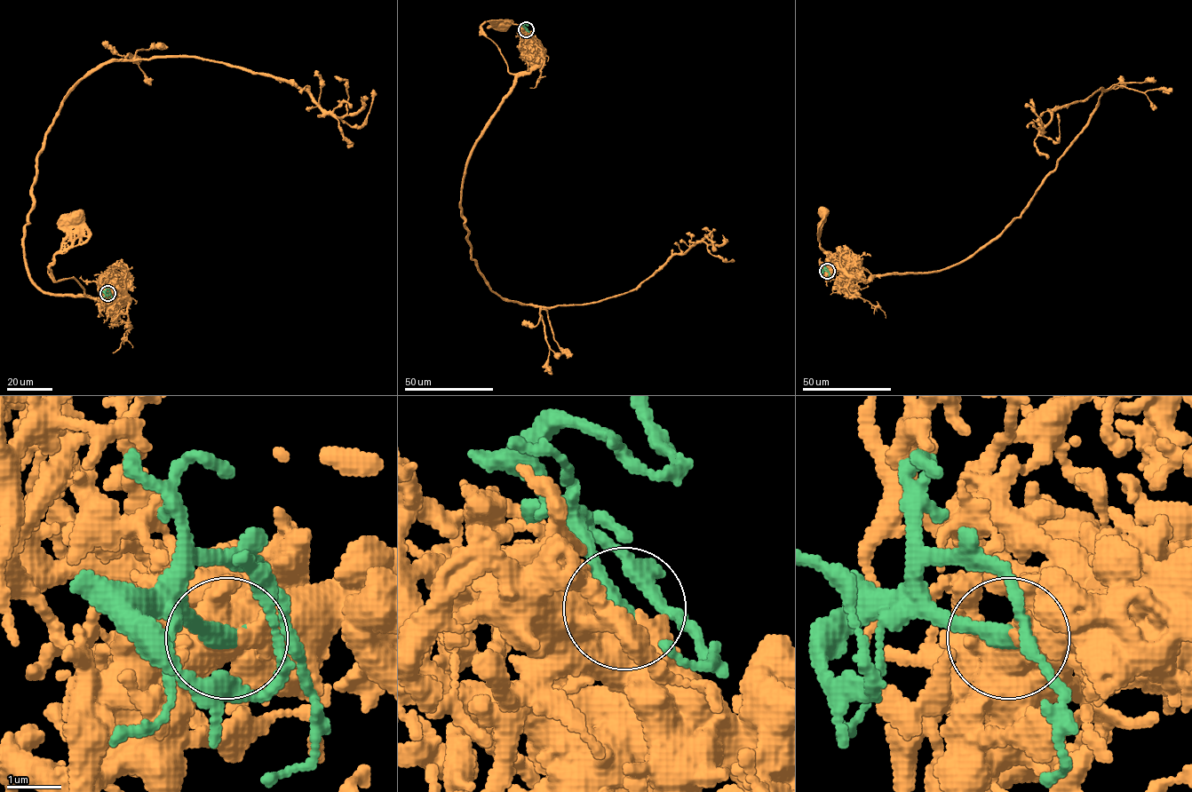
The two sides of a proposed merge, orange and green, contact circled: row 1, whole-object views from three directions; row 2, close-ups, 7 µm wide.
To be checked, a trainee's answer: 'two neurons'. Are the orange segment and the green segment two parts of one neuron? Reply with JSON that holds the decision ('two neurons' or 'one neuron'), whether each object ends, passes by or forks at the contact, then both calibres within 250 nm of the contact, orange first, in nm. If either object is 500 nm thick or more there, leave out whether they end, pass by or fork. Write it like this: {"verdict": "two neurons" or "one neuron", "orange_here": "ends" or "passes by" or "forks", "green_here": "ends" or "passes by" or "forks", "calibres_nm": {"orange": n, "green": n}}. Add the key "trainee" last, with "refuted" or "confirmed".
{"verdict": "one neuron", "calibres_nm": {"orange": 650, "green": 400}, "trainee": "refuted"}

